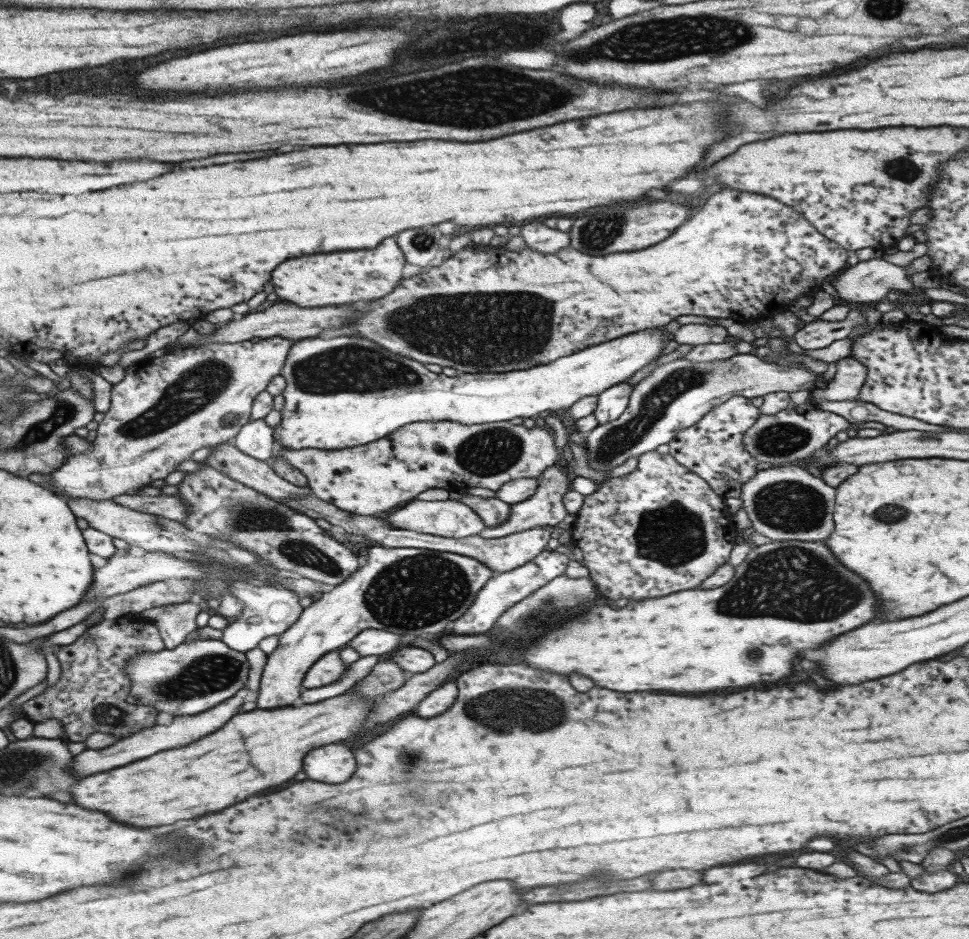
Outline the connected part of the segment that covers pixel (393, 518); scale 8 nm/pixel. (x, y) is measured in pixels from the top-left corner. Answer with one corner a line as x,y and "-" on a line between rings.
452,499
437,501
410,500
408,503
391,510
384,520
387,520
395,528
452,539
479,535
486,527
484,521
470,506
460,502
460,500

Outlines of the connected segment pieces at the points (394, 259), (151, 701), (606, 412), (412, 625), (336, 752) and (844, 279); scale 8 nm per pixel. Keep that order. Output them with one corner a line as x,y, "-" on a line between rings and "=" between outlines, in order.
386,238
372,250
328,252
286,260
272,272
272,284
278,298
304,308
352,304
362,300
376,300
392,292
400,282
405,262
396,240
=
203,638
194,640
194,642
183,642
172,650
164,648
154,654
140,652
128,662
128,666
124,670
132,682
128,701
130,704
156,707
156,711
168,712
174,717
195,715
232,698
239,690
242,690
249,680
249,668
245,653
228,648
228,645
224,644
222,640
=
627,382
618,383
598,395
597,408
593,413
598,420
598,426
606,425
620,418
629,404
632,389
634,386
=
376,546
368,550
367,562
359,567
345,582
326,589
326,592
314,598
313,603
303,609
296,622
280,635
278,646
267,656
261,680
260,693
256,700
256,708
284,708
292,706
296,698
300,698
300,686
310,667
324,654
341,650
360,631
367,628
387,630
404,637
420,637
421,634
440,634
449,629
449,624
464,614
488,579
495,573
482,562
438,550
422,548
385,548
=
328,744
308,752
304,758
304,772
310,780
340,784
346,782
356,770
352,752
340,744
=
883,257
873,258
866,261
859,261
854,266
847,266
838,275
834,277
834,288
836,290
836,300
841,304
876,304
888,294
896,290
908,291
912,289
912,280
906,276
906,268
894,265

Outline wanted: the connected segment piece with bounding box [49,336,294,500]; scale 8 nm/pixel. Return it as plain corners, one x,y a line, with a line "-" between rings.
274,336
274,338
259,339
254,343
251,340
244,342
226,342
226,344
204,344
198,348
173,348
165,347
148,354
143,360
138,360
131,367
125,369
124,378
112,387
111,392
111,408
104,413
104,419
93,434
91,434
92,449
84,451
84,453
76,453
68,455
68,458
57,470
53,470
50,476
52,488
64,492
66,496
74,496
74,498
88,498
92,500
110,500
114,496
128,494
134,489
148,486
156,479
165,479
170,473
177,471
177,467
181,462
191,459
191,455
200,448
206,446
216,446
220,443
231,442
238,432
250,421
251,409
256,396
266,390
268,383
280,374
283,364
288,358
290,347
294,345
292,340
282,336

